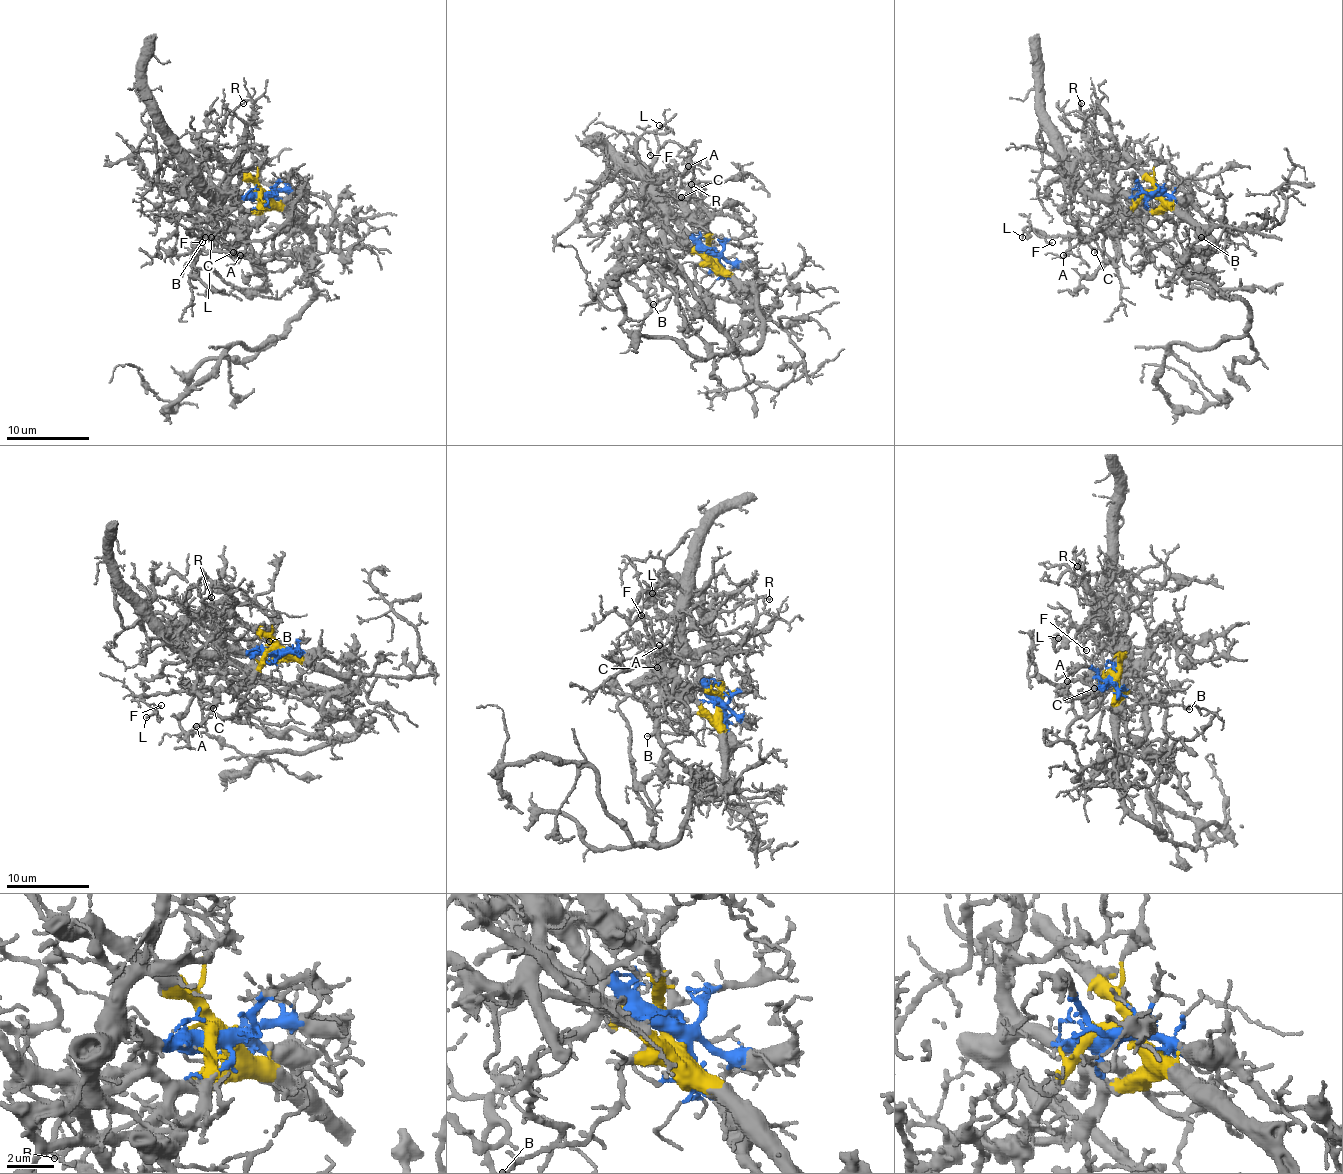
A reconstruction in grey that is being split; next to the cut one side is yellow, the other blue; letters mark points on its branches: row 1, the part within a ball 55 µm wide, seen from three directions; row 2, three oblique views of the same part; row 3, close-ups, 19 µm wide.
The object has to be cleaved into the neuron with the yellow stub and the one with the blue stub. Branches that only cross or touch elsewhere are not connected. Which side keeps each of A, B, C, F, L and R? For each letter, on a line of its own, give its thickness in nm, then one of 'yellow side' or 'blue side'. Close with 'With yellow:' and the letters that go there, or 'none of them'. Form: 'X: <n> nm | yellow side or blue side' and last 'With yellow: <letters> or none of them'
A: 180 nm | yellow side
B: 140 nm | yellow side
C: 130 nm | yellow side
F: 130 nm | yellow side
L: 110 nm | yellow side
R: 120 nm | blue side
With yellow: A, B, C, F, L

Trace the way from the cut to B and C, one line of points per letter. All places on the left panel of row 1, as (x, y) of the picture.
B: (265, 194), (265, 202), (246, 221), (219, 227), (205, 238)
C: (265, 194), (261, 196), (261, 215), (246, 229), (225, 231), (217, 240), (234, 252)

